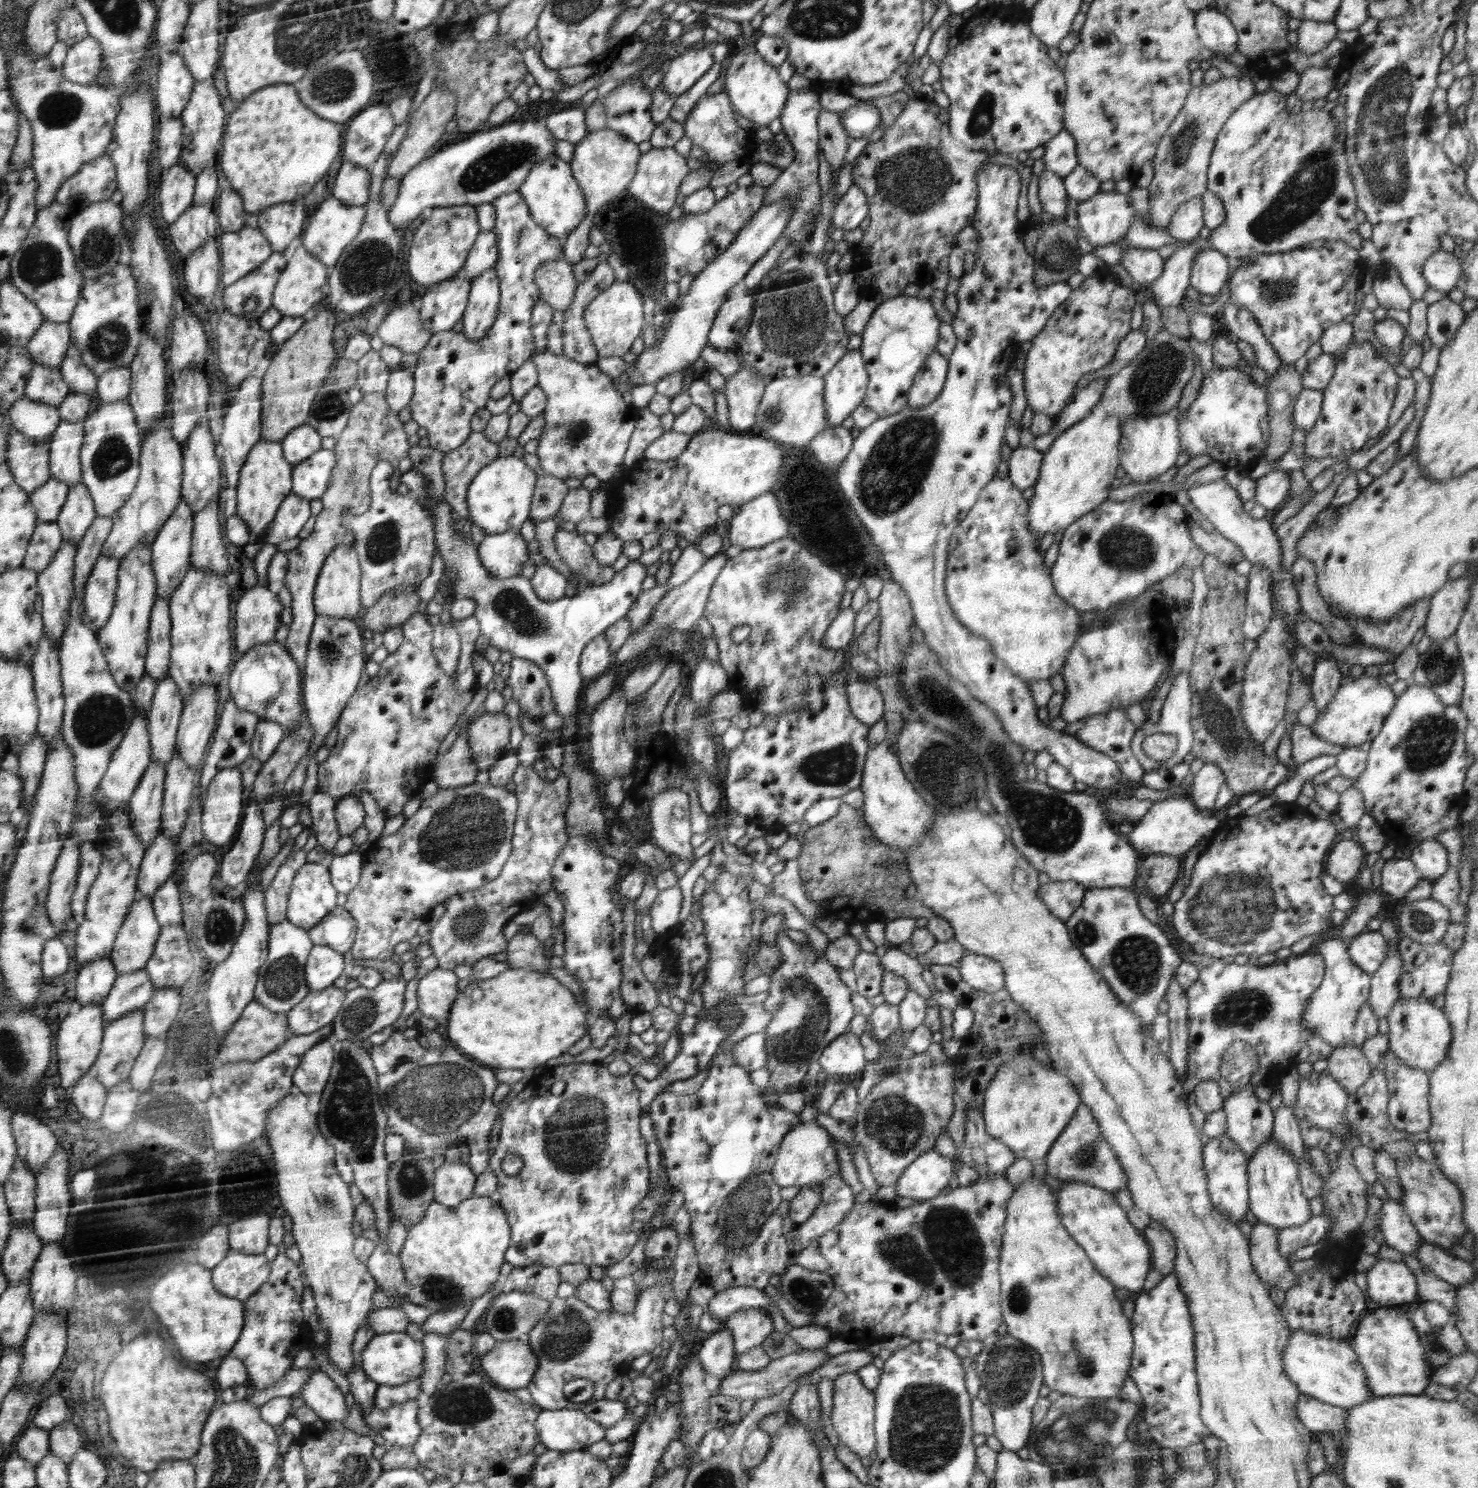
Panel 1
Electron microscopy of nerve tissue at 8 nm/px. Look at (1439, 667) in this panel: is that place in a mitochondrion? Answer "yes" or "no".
yes

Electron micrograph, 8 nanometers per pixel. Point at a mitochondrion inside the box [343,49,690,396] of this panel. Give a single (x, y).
(494, 165)

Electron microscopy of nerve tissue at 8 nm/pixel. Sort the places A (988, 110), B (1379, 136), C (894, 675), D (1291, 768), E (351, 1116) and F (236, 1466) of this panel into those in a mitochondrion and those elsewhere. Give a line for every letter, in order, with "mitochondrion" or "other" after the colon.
A: mitochondrion
B: mitochondrion
C: mitochondrion
D: other
E: mitochondrion
F: mitochondrion

